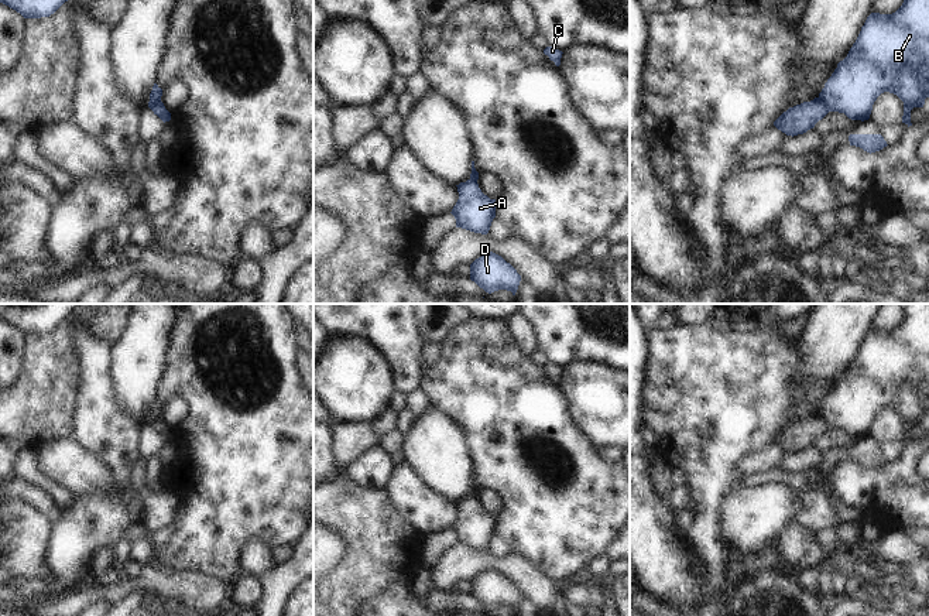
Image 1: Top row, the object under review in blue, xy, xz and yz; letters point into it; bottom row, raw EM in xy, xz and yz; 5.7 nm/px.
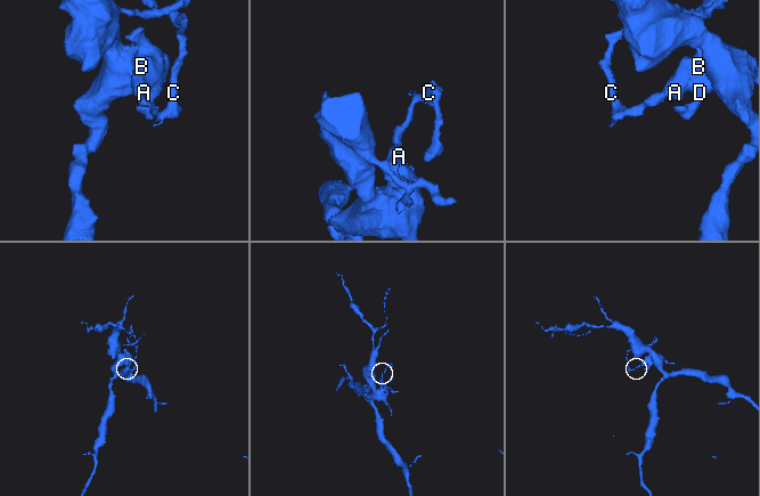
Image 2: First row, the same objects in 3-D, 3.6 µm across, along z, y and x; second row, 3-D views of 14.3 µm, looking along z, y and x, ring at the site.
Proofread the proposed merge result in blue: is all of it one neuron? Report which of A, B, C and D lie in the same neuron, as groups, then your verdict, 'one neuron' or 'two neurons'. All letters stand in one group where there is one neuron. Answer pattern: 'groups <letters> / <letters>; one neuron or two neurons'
groups A B D / C; two neurons

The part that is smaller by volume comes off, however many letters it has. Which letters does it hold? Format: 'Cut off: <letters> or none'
Cut off: C

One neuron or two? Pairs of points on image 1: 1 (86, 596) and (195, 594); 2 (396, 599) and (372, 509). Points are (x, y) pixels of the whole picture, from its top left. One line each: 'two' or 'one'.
1: one
2: two

